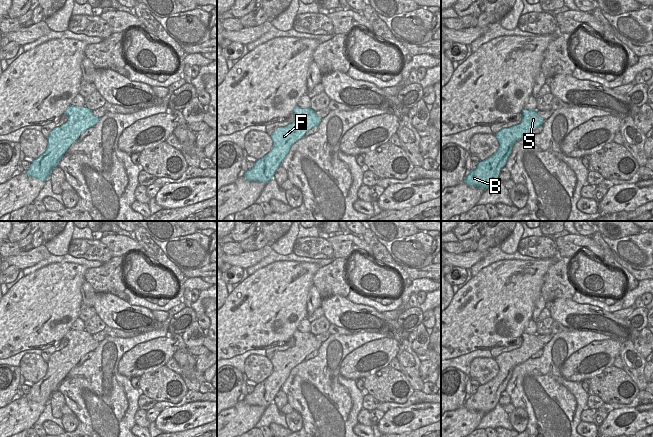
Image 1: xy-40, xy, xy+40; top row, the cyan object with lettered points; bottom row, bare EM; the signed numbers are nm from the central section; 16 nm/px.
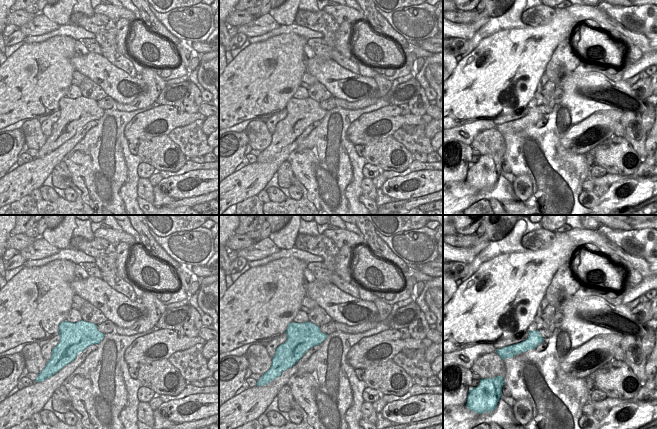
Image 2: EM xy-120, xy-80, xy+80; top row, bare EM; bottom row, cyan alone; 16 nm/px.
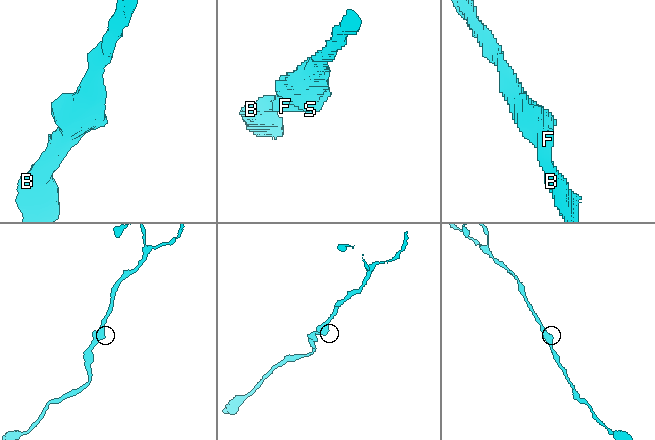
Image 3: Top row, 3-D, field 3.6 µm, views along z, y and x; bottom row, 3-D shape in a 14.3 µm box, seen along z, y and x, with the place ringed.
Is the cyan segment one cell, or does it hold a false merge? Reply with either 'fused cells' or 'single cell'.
single cell

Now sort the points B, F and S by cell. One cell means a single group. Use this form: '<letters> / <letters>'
B F S

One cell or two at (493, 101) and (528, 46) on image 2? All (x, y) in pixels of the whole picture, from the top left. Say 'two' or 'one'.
one

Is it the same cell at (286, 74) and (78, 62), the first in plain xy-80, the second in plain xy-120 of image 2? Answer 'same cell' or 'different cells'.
different cells

